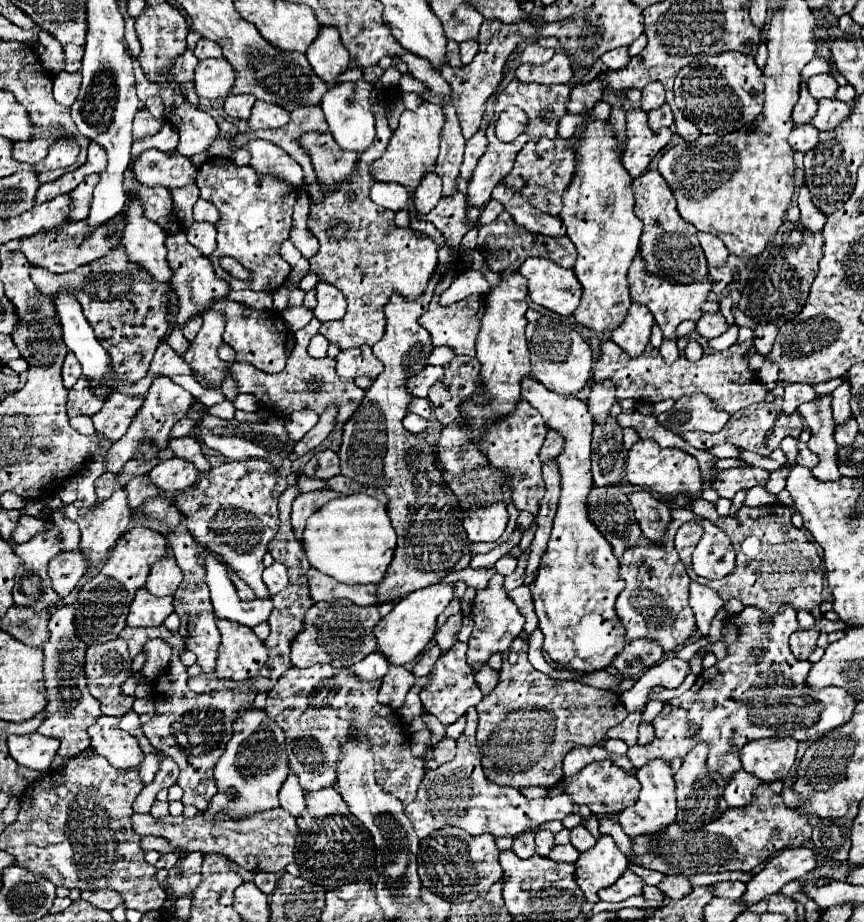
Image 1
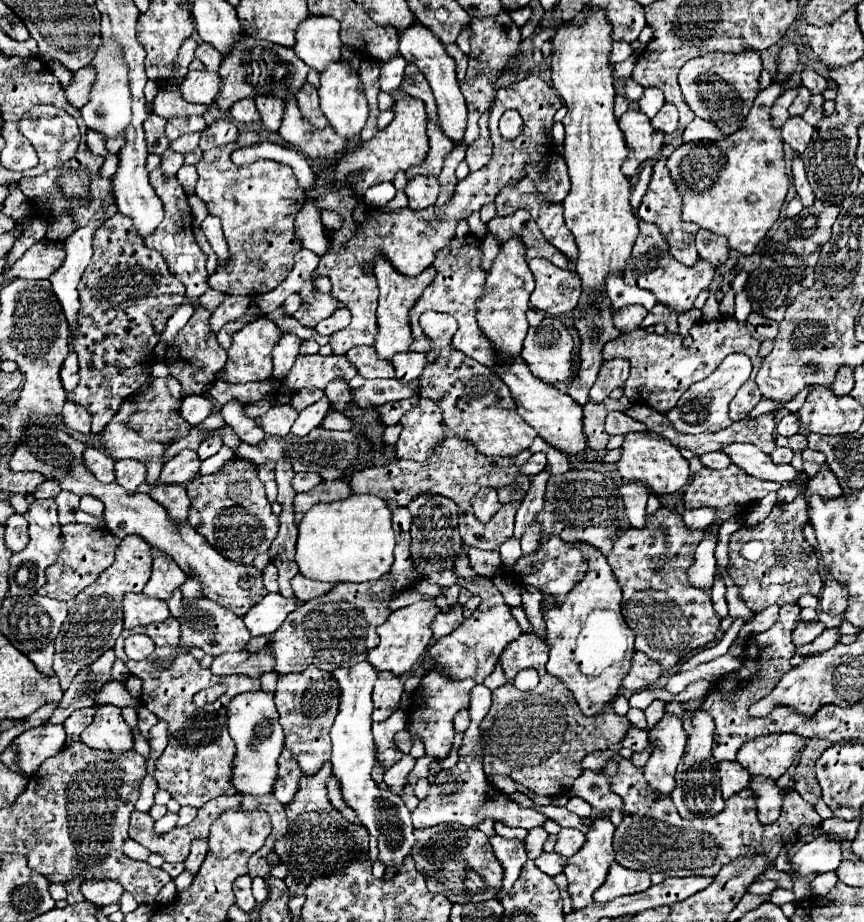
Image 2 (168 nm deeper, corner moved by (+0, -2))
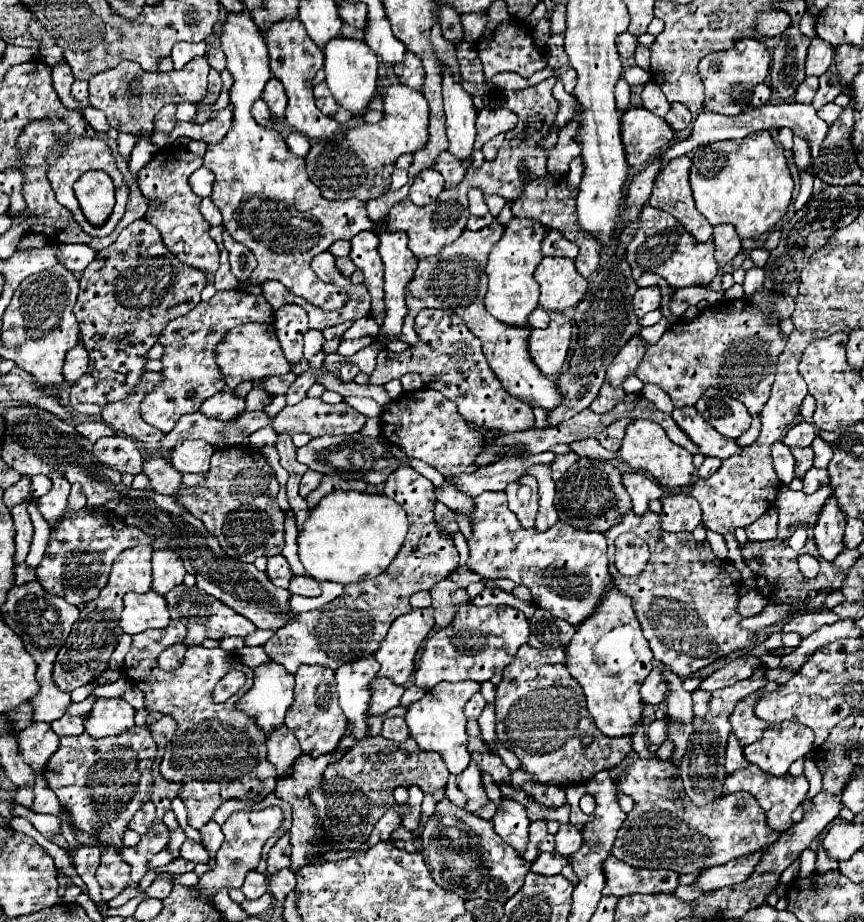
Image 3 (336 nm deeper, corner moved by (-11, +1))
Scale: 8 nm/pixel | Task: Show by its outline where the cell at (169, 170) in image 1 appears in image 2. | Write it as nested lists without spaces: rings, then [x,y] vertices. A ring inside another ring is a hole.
[[[183,165],[177,173],[177,181],[183,185],[185,193],[193,193],[195,191],[195,183],[197,183],[197,171],[191,165]]]

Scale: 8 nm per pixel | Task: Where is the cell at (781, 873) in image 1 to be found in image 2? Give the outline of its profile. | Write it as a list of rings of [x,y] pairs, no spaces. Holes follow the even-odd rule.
[[[825,835],[805,843],[795,855],[791,855],[791,871],[795,875],[819,875],[835,871],[841,863],[841,843]]]

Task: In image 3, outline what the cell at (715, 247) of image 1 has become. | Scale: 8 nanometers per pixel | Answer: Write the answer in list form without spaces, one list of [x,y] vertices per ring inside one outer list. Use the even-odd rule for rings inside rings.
[[[722,224],[714,228],[712,240],[716,244],[716,262],[718,266],[728,264],[740,252],[740,238],[732,224]]]

